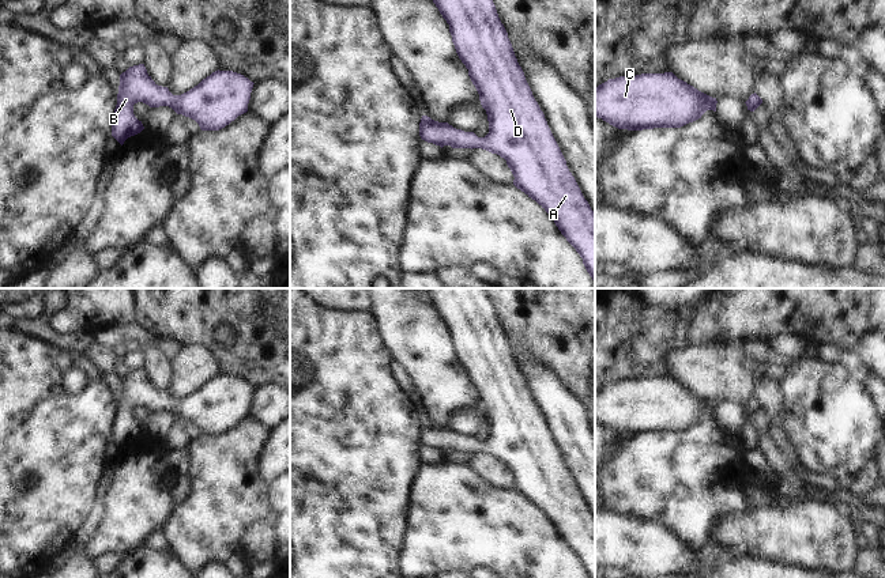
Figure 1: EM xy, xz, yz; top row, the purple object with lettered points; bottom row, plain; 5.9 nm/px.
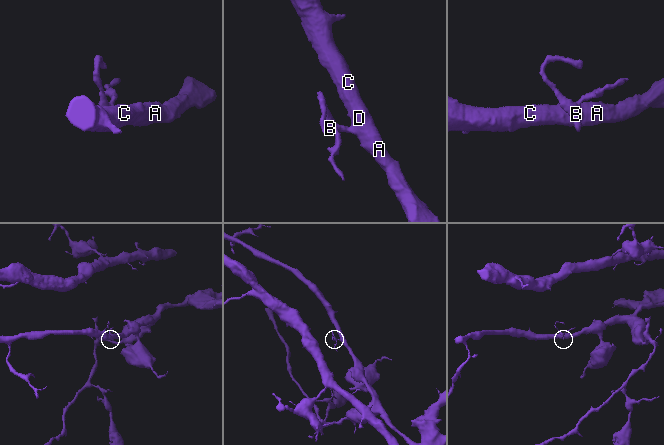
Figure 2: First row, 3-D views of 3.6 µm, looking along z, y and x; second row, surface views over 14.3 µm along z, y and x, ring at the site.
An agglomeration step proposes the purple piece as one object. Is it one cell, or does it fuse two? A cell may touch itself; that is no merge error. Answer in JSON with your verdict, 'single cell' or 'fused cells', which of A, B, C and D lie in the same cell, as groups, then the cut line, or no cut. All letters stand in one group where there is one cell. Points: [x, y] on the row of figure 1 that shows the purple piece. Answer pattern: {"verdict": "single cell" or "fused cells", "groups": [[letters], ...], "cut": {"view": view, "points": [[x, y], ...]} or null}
{"verdict": "single cell", "groups": [["A", "B", "C", "D"]], "cut": null}

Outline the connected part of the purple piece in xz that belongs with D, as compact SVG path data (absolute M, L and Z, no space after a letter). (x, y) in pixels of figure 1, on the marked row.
M433 0L433 3L449 24L456 53L468 69L468 76L479 94L481 105L487 114L489 133L485 137L478 137L474 132L464 132L448 122L438 122L428 116L422 116L419 122L421 139L441 148L444 146L451 146L452 148L482 148L504 158L515 177L513 185L535 200L551 216L561 234L583 258L583 264L592 277L595 287L595 212L584 199L566 166L566 160L547 125L545 114L535 101L524 72L517 63L508 33L498 18L493 0Z

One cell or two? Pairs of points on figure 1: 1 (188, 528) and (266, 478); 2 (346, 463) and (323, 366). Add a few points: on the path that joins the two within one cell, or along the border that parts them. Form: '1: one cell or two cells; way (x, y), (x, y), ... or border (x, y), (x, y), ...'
1: two cells; border (262, 449), (256, 463), (256, 476), (267, 486)
2: one cell; way (334, 438), (335, 390)

